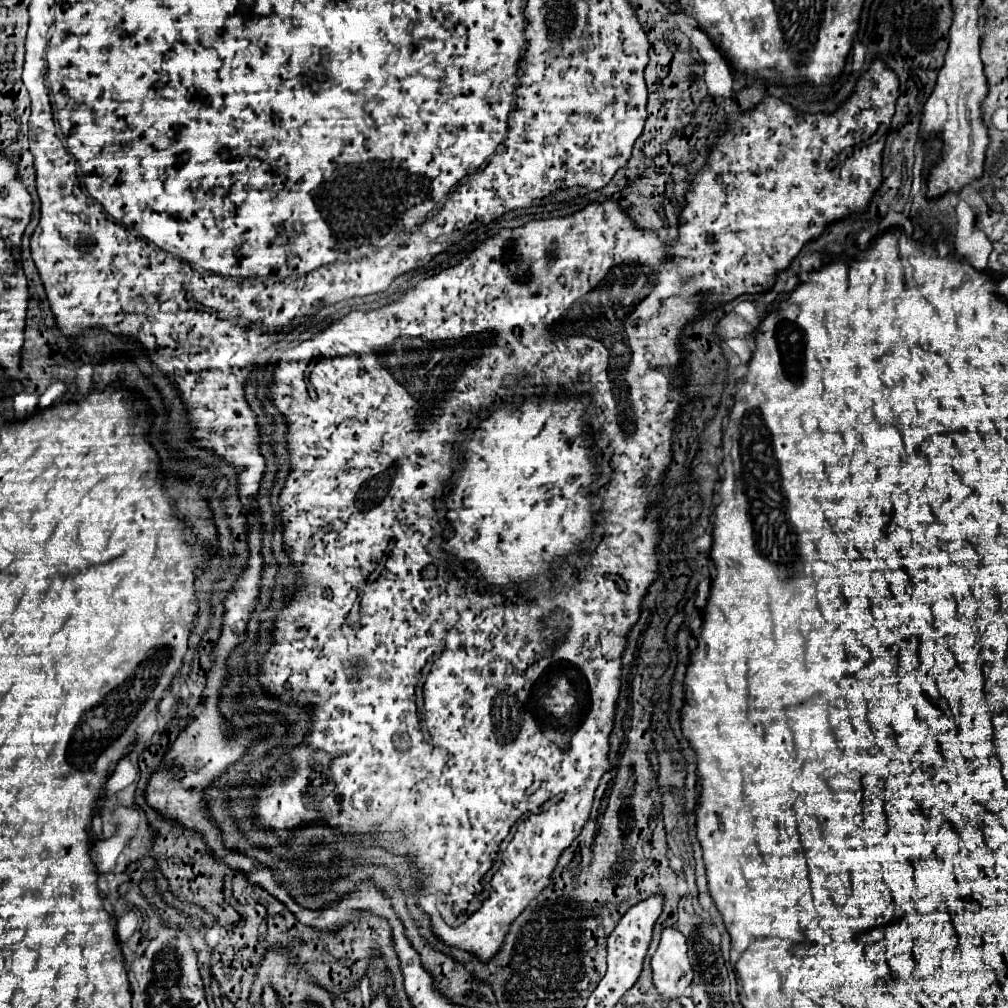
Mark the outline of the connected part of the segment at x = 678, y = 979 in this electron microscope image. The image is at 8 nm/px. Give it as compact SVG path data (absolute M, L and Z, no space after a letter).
M676 928L662 932L660 946L652 956L652 972L656 990L664 998L676 1000L680 996L690 996L694 970L686 954L686 938Z

